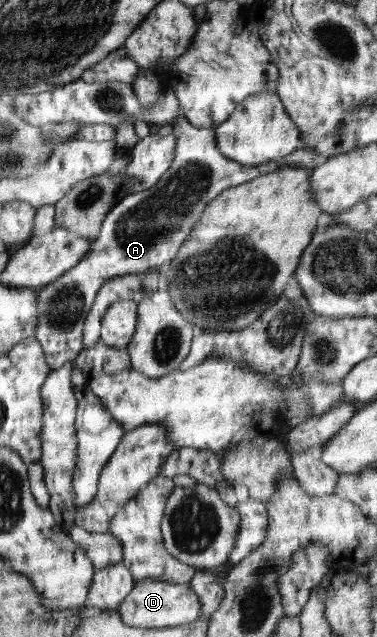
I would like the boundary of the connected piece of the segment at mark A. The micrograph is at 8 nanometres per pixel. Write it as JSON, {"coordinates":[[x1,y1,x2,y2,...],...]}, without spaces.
{"coordinates":[[178,115,171,120,168,130,175,141,174,155,168,169,152,187,119,197,100,222,99,232,77,264,37,292,37,326,31,339,38,342,51,370,70,364,81,351,83,319,99,287,114,276,145,273,153,267,158,267,158,270,165,267,185,242,204,207,222,190,266,175,282,165,314,169,324,161,316,150,301,148,277,161,243,166,218,152,214,129,192,127,183,115]]}

